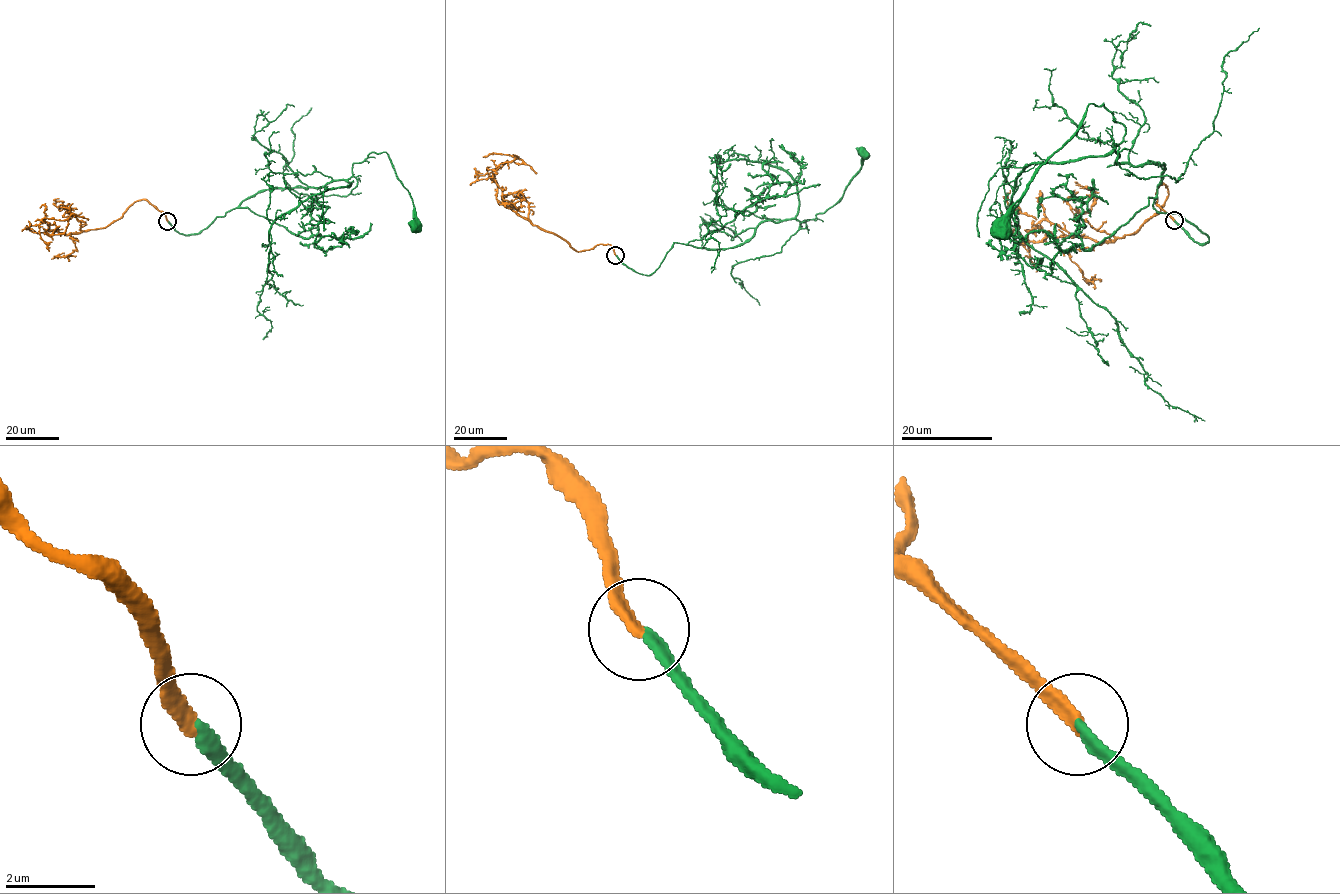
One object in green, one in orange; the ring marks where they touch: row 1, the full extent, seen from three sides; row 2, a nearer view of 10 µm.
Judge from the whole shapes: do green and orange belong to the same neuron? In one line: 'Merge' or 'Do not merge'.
Merge

